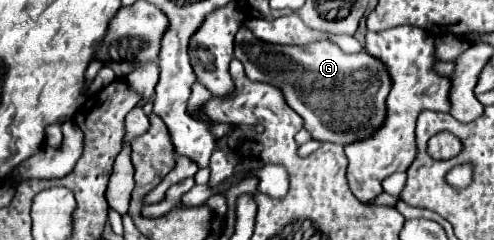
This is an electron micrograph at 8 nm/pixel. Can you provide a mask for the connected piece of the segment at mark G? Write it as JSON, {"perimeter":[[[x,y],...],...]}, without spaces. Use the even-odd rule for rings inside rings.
{"perimeter":[[[241,25],[239,31],[237,31],[237,35],[235,35],[235,57],[245,65],[245,73],[247,73],[249,79],[253,79],[253,81],[263,81],[263,83],[273,83],[275,87],[281,87],[281,91],[285,93],[287,105],[303,119],[303,127],[311,133],[311,137],[313,137],[315,141],[321,141],[321,143],[331,141],[331,143],[337,143],[337,145],[349,145],[349,143],[355,143],[355,141],[363,141],[363,139],[369,139],[369,137],[385,123],[385,119],[387,119],[387,103],[385,103],[385,101],[387,101],[387,95],[389,95],[389,89],[391,89],[391,75],[389,75],[389,71],[385,69],[385,63],[379,61],[377,57],[369,55],[367,51],[349,55],[349,53],[343,53],[335,43],[325,43],[325,41],[313,43],[313,47],[285,47],[285,45],[271,45],[271,43],[265,43],[265,41],[261,41],[261,39],[257,39],[245,25]]]}

